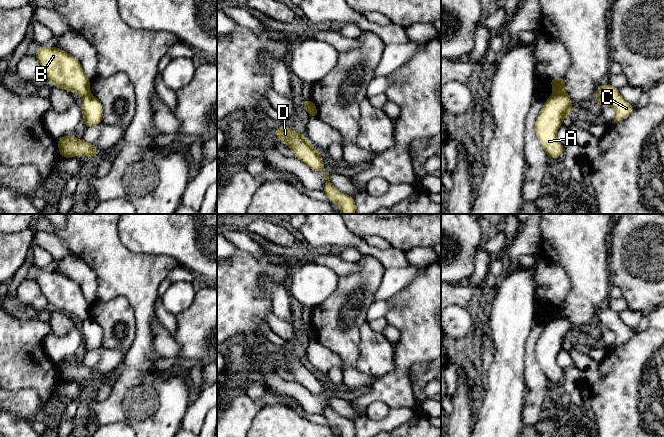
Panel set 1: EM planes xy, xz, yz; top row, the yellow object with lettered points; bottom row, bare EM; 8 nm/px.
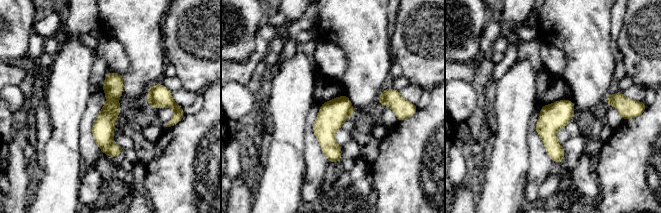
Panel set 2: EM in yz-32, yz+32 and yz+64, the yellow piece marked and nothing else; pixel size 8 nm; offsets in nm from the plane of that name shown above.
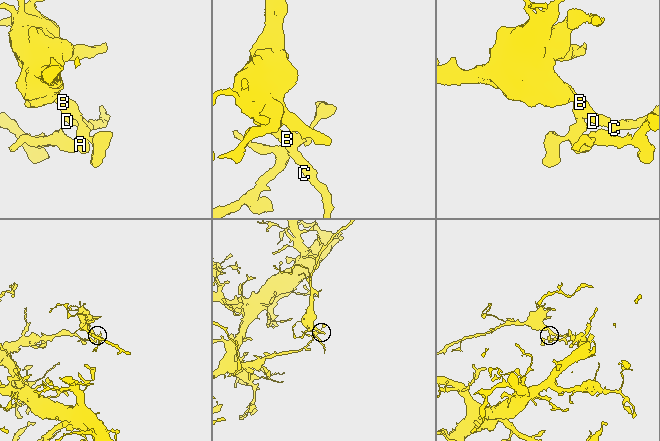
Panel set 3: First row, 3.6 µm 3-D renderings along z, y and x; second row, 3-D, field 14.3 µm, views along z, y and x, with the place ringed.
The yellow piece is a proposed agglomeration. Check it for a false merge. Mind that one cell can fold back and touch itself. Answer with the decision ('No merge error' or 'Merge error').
Merge error

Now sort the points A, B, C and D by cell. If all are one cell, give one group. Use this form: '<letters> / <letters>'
A / B C D

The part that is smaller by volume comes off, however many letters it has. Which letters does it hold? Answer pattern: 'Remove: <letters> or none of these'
Remove: B, C, D

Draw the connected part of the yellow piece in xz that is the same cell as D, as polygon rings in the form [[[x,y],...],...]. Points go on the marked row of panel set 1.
[[[288,125],[275,128],[277,139],[283,141],[295,154],[313,171],[324,171],[326,180],[323,192],[332,203],[340,208],[341,214],[355,214],[356,205],[354,197],[339,192],[330,182],[329,173],[325,171],[321,153],[318,152],[301,133],[290,129]]]

